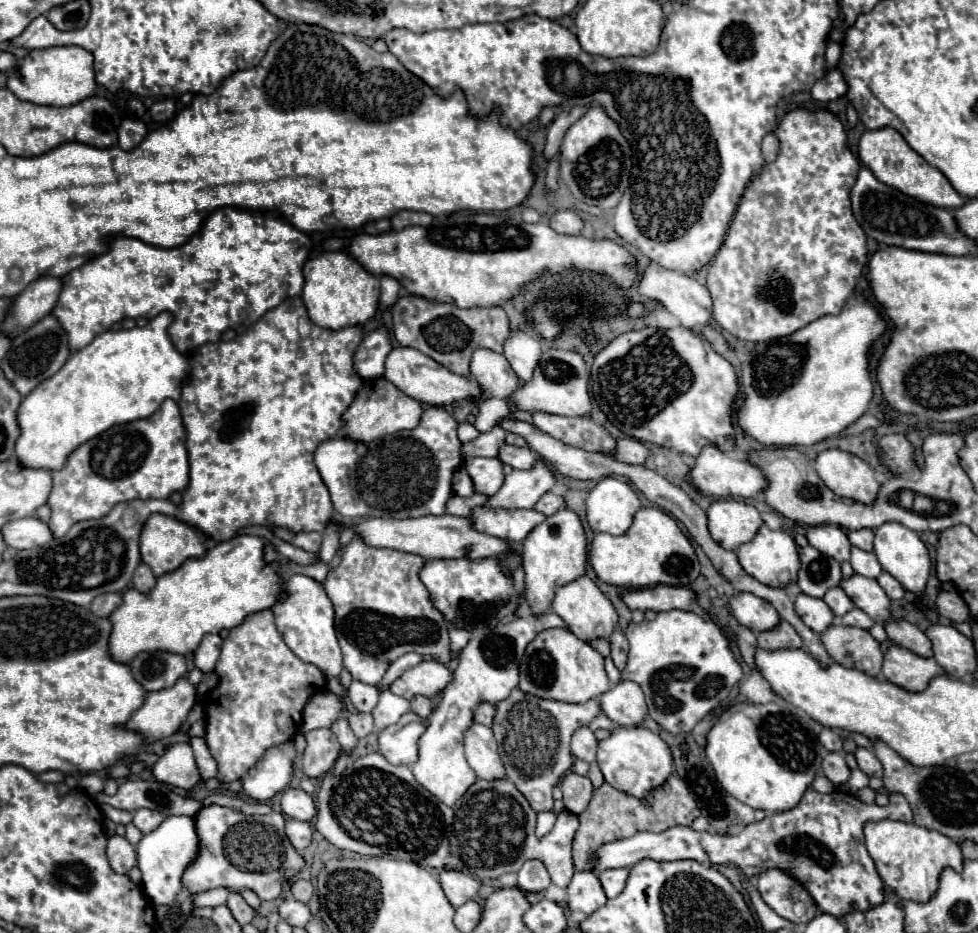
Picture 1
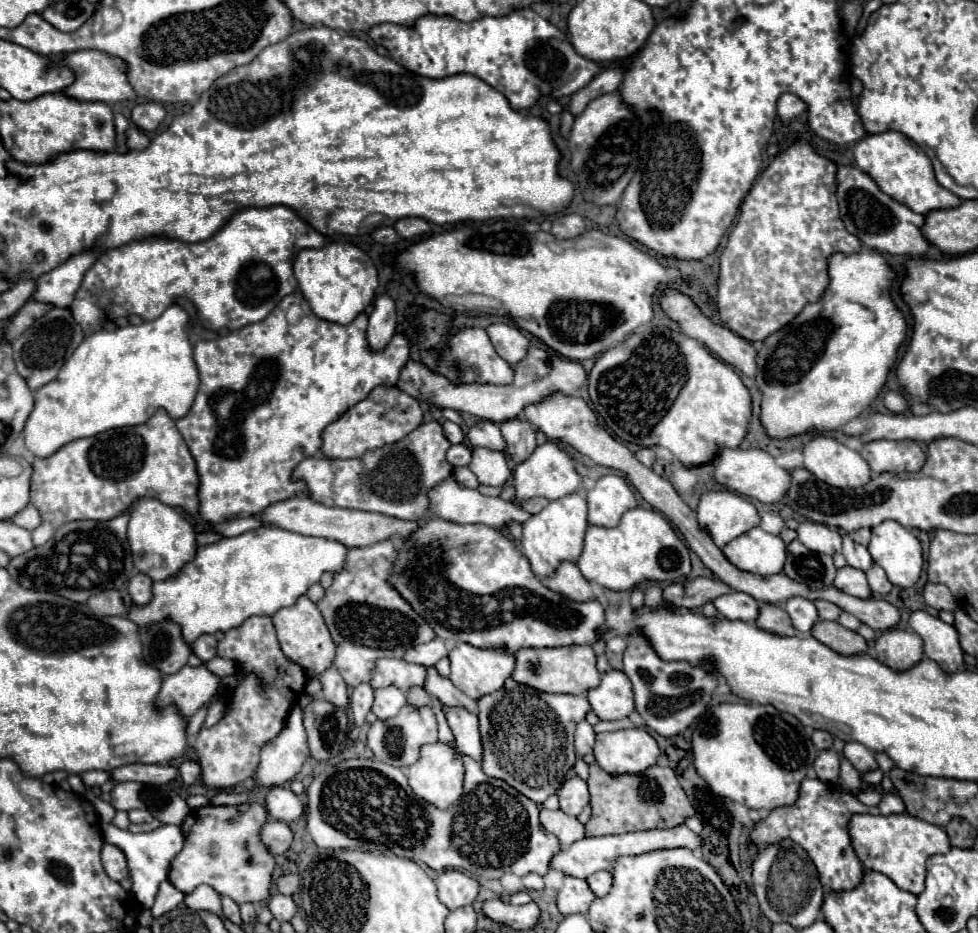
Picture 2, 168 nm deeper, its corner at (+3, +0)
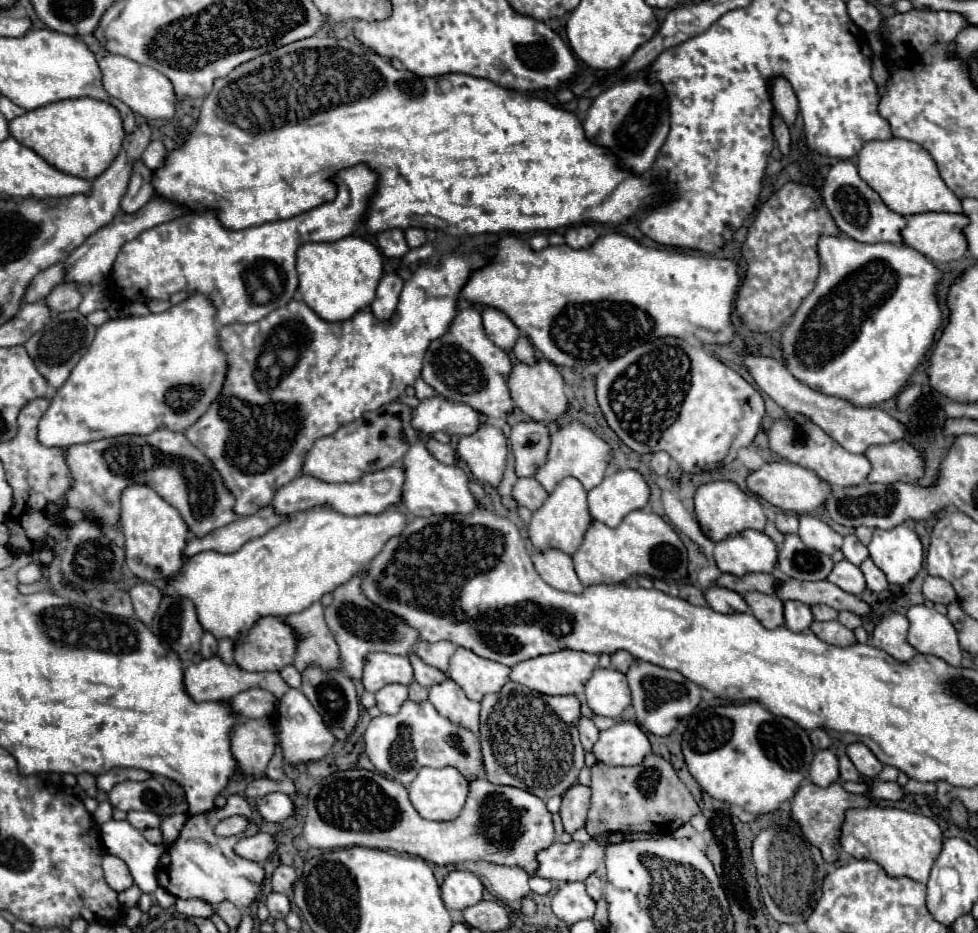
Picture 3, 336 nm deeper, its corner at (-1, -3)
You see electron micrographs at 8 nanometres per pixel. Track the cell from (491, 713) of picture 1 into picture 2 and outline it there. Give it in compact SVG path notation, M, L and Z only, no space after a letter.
M427 667L427 677L425 677L425 685L423 689L435 697L435 699L441 699L441 703L449 705L449 707L467 707L469 711L477 713L477 703L463 695L447 677L439 675L435 667Z

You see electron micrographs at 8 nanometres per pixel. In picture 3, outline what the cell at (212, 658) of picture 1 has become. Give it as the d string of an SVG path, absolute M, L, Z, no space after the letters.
M205 632L203 638L201 638L201 652L199 652L199 654L201 654L203 658L213 658L215 652L217 652L217 638L215 638L213 634Z

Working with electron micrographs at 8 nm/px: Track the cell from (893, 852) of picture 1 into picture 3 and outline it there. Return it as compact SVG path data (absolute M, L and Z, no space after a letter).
M855 808L845 812L841 834L841 850L855 860L873 860L889 876L905 876L925 884L935 858L943 848L943 832L939 824L923 814L897 808Z

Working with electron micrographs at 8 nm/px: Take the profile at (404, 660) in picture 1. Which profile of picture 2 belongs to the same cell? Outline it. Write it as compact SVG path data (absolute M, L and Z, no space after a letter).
M433 639L429 643L423 643L423 645L413 647L411 651L407 651L407 655L403 659L407 663L417 663L417 665L423 665L423 667L431 667L447 655L449 655L449 649L445 647L445 643L441 639Z

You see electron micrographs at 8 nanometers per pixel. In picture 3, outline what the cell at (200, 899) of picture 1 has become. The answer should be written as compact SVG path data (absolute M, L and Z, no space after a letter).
M189 898L189 900L177 900L175 902L177 912L185 914L185 916L213 916L215 914L215 906L211 906L209 902L203 902L199 898Z

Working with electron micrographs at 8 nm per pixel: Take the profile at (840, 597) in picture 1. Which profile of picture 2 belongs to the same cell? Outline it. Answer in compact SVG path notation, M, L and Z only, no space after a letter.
M817 599L813 603L815 603L817 611L819 611L819 619L827 619L827 621L837 621L839 619L841 611L833 603L827 603L827 601L821 601L821 599Z

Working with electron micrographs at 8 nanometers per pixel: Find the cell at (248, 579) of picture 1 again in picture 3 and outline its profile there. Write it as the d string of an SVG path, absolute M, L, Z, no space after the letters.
M329 506L297 512L233 554L209 550L191 556L183 570L167 582L163 594L191 598L207 632L215 634L215 638L235 640L251 630L259 618L297 614L321 600L323 594L345 584L353 574L367 568L389 538L403 532L405 520L405 512L399 508L377 516L343 516Z

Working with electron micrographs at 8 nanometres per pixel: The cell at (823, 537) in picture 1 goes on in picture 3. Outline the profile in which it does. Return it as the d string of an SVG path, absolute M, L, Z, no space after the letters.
M805 514L799 518L799 538L803 540L803 544L819 554L833 554L835 550L841 548L843 544L843 536L837 534L831 526L827 526L823 520Z

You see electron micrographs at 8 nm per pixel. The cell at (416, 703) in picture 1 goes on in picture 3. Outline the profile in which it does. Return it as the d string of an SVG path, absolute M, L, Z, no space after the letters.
M417 682L409 684L409 700L413 702L425 702L427 700L427 688L419 686Z

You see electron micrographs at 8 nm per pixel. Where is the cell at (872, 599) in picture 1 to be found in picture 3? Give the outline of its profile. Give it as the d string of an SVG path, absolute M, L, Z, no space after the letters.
M847 560L837 562L827 580L833 582L835 586L839 586L841 590L849 592L849 594L857 594L857 596L859 596L859 594L865 590L863 572L861 572L855 564L851 564L851 562L847 562Z

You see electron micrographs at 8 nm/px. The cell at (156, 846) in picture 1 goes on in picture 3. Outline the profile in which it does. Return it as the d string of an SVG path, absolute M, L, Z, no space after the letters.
M109 820L101 824L101 840L109 854L121 858L135 880L135 884L145 894L153 894L159 888L157 868L163 850L167 850L167 842L151 844L143 838L143 834L133 828L127 820Z

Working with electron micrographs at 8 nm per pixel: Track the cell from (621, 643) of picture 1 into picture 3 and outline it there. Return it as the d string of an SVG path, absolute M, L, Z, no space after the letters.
M619 650L619 652L611 654L611 668L619 670L619 672L627 672L631 662L633 662L633 656L629 652L625 652L625 650Z

